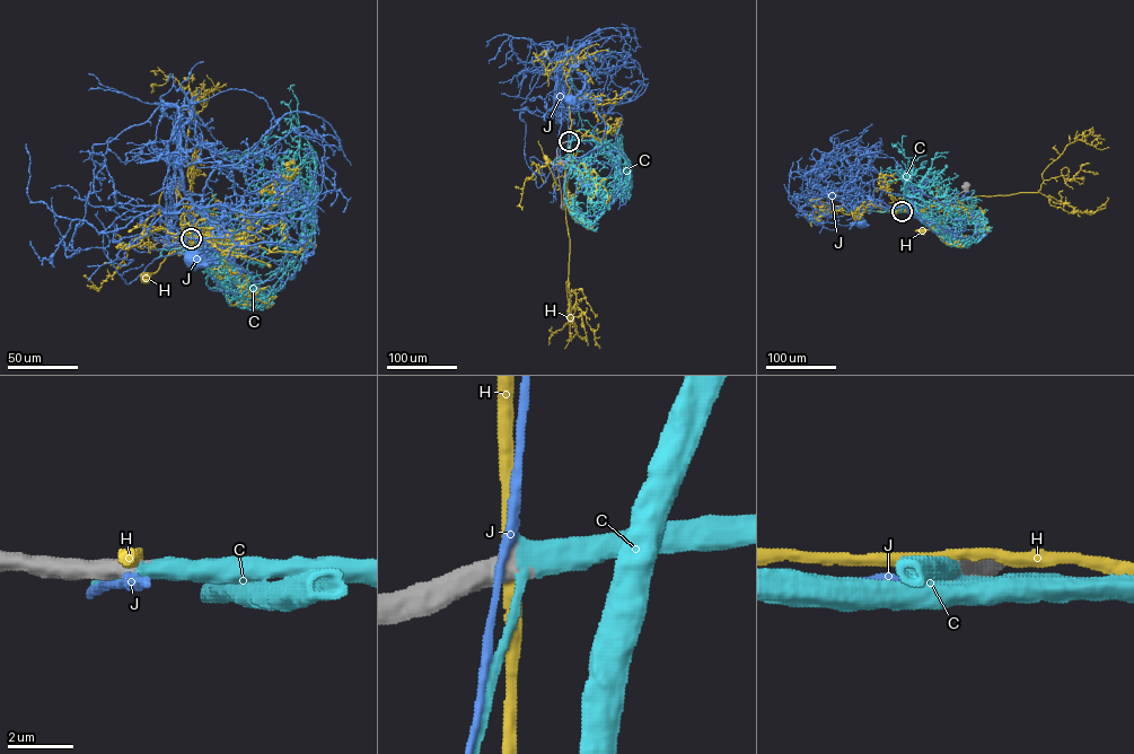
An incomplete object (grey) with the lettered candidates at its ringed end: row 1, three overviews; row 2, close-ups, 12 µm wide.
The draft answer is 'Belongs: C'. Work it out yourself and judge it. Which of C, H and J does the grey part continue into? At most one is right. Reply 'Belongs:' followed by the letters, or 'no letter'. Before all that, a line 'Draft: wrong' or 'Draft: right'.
Draft: right
Belongs: C

